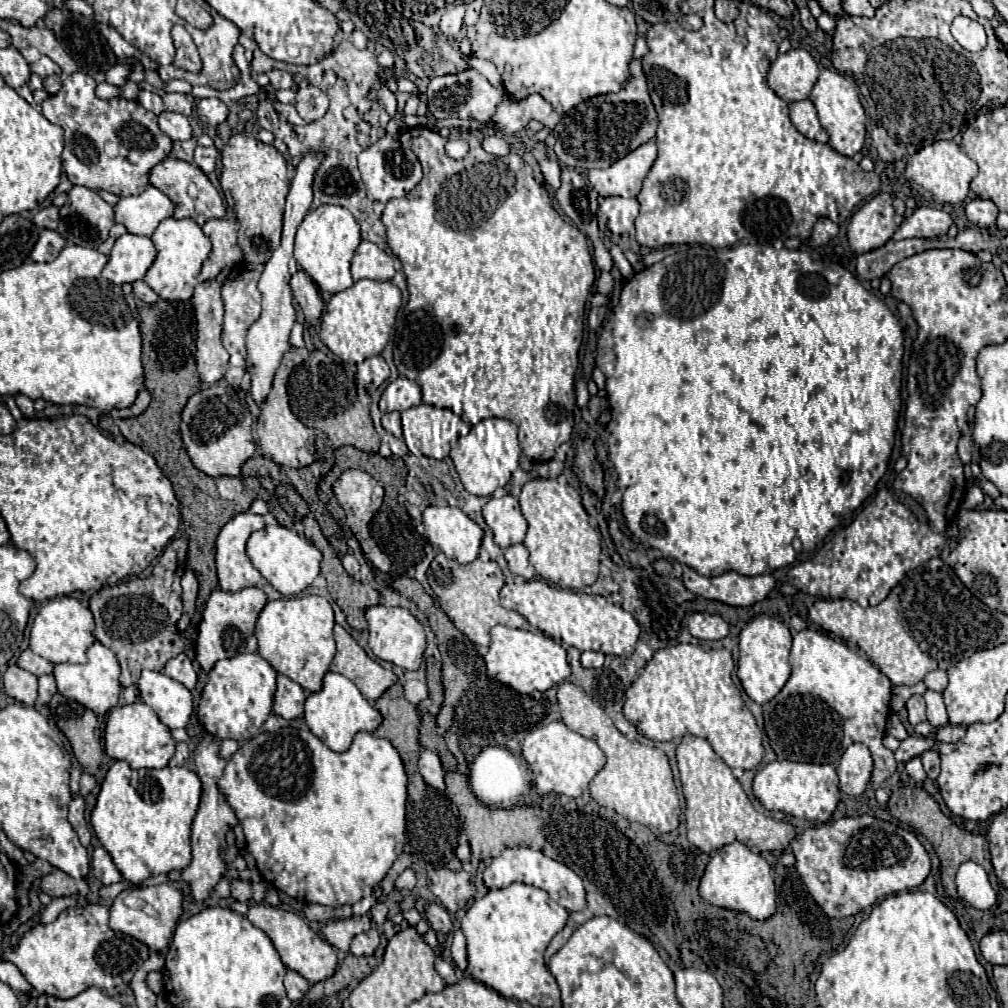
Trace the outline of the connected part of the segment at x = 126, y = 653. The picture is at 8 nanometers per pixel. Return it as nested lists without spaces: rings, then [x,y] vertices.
[[[174,538],[173,545],[175,550],[172,550],[172,546],[166,546],[162,556],[158,558],[158,562],[154,564],[152,568],[152,576],[144,578],[144,580],[138,580],[138,578],[130,578],[126,582],[120,582],[120,584],[114,584],[114,586],[104,586],[102,590],[94,592],[92,598],[90,598],[90,610],[94,614],[94,620],[96,620],[96,628],[94,628],[94,636],[98,642],[102,642],[104,646],[108,646],[110,650],[114,650],[118,662],[120,662],[120,684],[122,686],[130,686],[130,684],[136,684],[138,678],[140,678],[140,672],[144,668],[148,670],[162,670],[164,664],[178,656],[182,652],[182,638],[176,630],[176,622],[180,620],[182,616],[182,588],[180,588],[180,578],[186,570],[186,551],[187,543],[182,539]]]

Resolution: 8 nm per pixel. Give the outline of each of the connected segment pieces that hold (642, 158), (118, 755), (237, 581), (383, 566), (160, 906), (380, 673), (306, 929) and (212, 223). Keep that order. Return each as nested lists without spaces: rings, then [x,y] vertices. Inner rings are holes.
[[[650,140],[604,170],[588,170],[588,182],[600,196],[636,198],[654,160],[656,144]]]
[[[134,702],[126,706],[112,708],[108,712],[106,730],[104,730],[104,748],[106,754],[114,760],[124,760],[132,768],[164,768],[174,756],[176,742],[170,730],[160,722],[160,718],[144,702]]]
[[[242,512],[238,516],[234,516],[218,534],[216,540],[216,570],[218,570],[218,586],[224,592],[238,592],[244,590],[248,586],[258,586],[262,582],[262,574],[252,566],[252,562],[248,560],[244,546],[246,540],[252,532],[264,528],[264,518],[250,514],[250,512]]]
[[[346,470],[340,474],[340,478],[334,482],[334,496],[338,500],[338,504],[342,506],[342,510],[346,512],[346,522],[352,530],[352,534],[358,538],[360,546],[362,546],[362,552],[364,556],[370,560],[374,568],[388,573],[391,569],[391,562],[388,560],[388,556],[378,548],[378,544],[374,542],[374,538],[370,536],[370,530],[368,530],[368,524],[372,520],[372,516],[378,512],[378,508],[382,506],[382,498],[384,498],[384,490],[382,486],[364,470]]]
[[[168,884],[160,886],[148,886],[142,890],[124,890],[120,896],[116,896],[112,908],[110,908],[110,928],[120,930],[124,934],[130,934],[150,946],[150,950],[164,950],[172,938],[174,924],[178,922],[178,916],[182,914],[182,900],[184,894],[180,890],[170,888]],[[132,896],[142,900],[142,908],[132,906]]]
[[[338,624],[334,626],[334,640],[336,656],[330,664],[330,670],[350,678],[366,700],[374,702],[392,684],[398,682],[398,676],[392,670],[386,670],[378,662],[368,658],[368,654],[356,644],[356,640]]]
[[[252,904],[248,908],[246,918],[258,926],[262,932],[266,932],[266,936],[272,940],[272,944],[276,946],[282,962],[286,968],[296,970],[298,974],[302,974],[310,984],[316,984],[320,980],[326,980],[328,976],[334,974],[336,966],[338,966],[338,958],[336,958],[336,950],[334,946],[330,946],[322,936],[318,936],[304,918],[300,918],[294,912],[286,912],[280,908],[272,908],[268,904]]]
[[[208,220],[202,230],[208,234],[212,242],[212,252],[208,260],[202,266],[202,272],[198,274],[198,280],[212,280],[218,276],[218,272],[224,266],[234,266],[238,260],[242,260],[242,250],[236,242],[238,222],[234,220]]]

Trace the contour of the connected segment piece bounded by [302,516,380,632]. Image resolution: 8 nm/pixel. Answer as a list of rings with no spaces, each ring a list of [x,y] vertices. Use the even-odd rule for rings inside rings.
[[[304,516],[304,520],[302,520],[302,524],[304,524],[304,536],[322,552],[322,570],[320,570],[320,574],[328,580],[328,592],[330,592],[330,596],[334,598],[334,602],[342,608],[342,612],[346,614],[346,620],[348,620],[348,624],[350,624],[350,628],[354,628],[354,630],[368,630],[368,622],[366,622],[366,618],[364,618],[364,612],[366,612],[366,608],[368,606],[374,606],[374,604],[378,604],[378,598],[380,598],[377,590],[374,590],[372,586],[368,586],[368,584],[362,584],[362,582],[356,582],[352,576],[348,576],[346,574],[346,570],[342,568],[342,564],[340,564],[340,558],[336,556],[336,552],[332,550],[332,546],[328,544],[328,540],[322,536],[322,532],[320,532],[320,526],[318,526],[318,522],[314,520],[314,516]]]

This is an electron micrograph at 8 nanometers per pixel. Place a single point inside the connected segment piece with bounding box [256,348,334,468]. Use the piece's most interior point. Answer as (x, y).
(283, 439)

